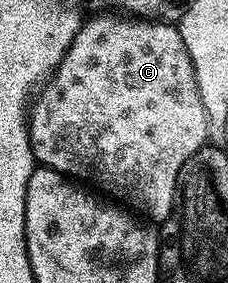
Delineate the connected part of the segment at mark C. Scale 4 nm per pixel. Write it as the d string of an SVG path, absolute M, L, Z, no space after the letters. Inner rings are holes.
M93 17L90 21L86 20L78 29L68 51L60 54L59 60L61 62L58 65L56 62L55 68L48 78L50 81L44 82L44 85L46 84L45 90L42 93L40 90L32 102L29 115L29 142L31 143L33 160L38 166L54 169L67 179L76 179L78 182L88 183L90 186L98 185L102 189L102 191L100 190L102 194L110 193L110 195L105 195L112 198L114 202L128 207L134 214L140 215L150 222L163 223L169 217L170 211L173 210L173 198L177 195L177 176L183 163L187 163L187 159L191 159L208 142L207 111L203 111L203 103L199 99L197 84L193 79L193 64L187 55L187 47L183 43L178 26L163 21L149 22L144 19L118 18Z

